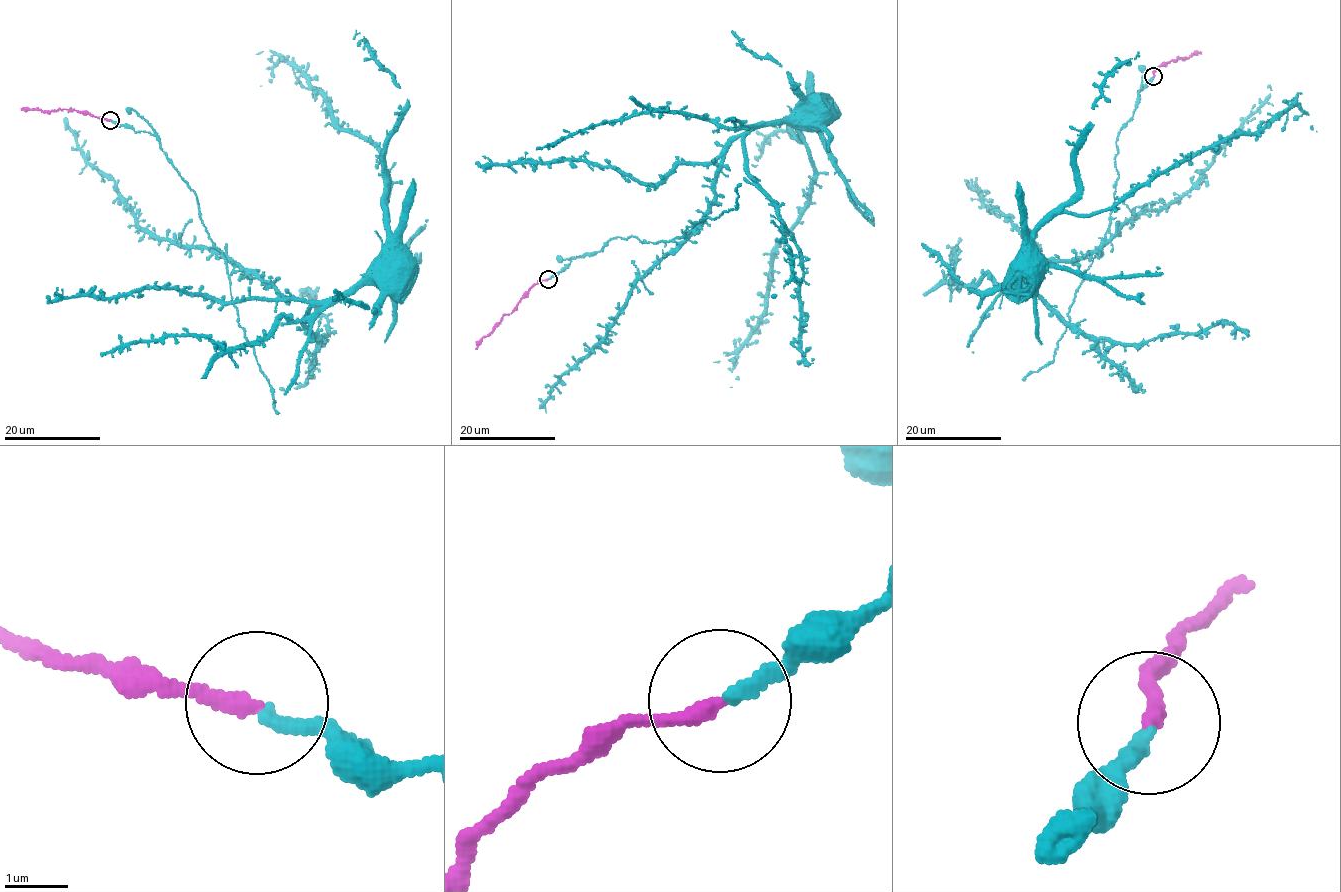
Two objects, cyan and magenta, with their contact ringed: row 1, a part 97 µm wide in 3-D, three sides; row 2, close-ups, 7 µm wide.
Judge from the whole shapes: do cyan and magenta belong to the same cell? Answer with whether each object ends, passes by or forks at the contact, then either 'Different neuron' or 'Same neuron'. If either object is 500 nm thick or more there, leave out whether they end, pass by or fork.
At the ring cyan ends. At the ring magenta ends. Same neuron

